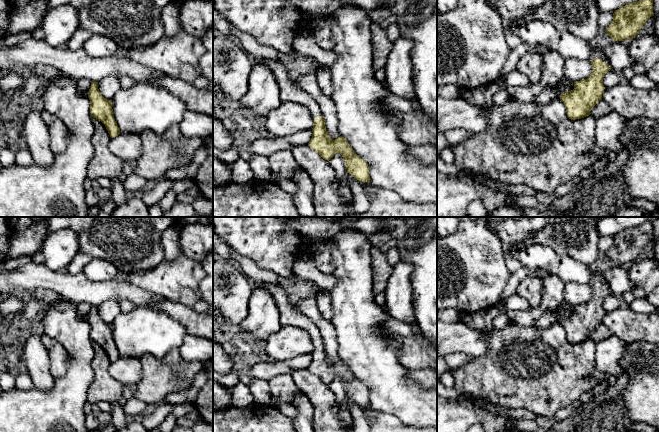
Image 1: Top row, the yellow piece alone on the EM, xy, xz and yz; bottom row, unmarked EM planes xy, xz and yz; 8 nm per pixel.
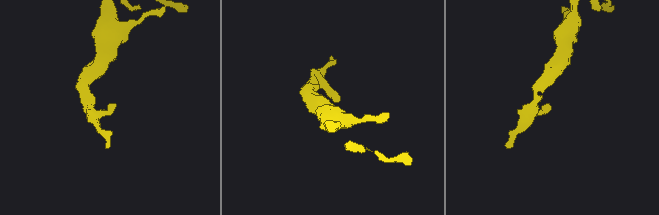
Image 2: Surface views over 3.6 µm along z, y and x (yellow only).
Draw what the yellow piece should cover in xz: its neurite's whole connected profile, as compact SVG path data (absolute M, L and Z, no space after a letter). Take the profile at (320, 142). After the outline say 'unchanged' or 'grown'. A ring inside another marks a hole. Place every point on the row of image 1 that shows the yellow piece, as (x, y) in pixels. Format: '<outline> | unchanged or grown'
M255 57L253 63L263 63L272 71L280 88L280 101L297 102L309 110L314 126L308 146L327 161L336 153L340 153L345 161L347 173L360 183L370 182L368 164L353 151L344 137L340 136L335 140L330 138L326 131L320 106L310 94L292 83L287 69L278 61L267 58Z | grown

